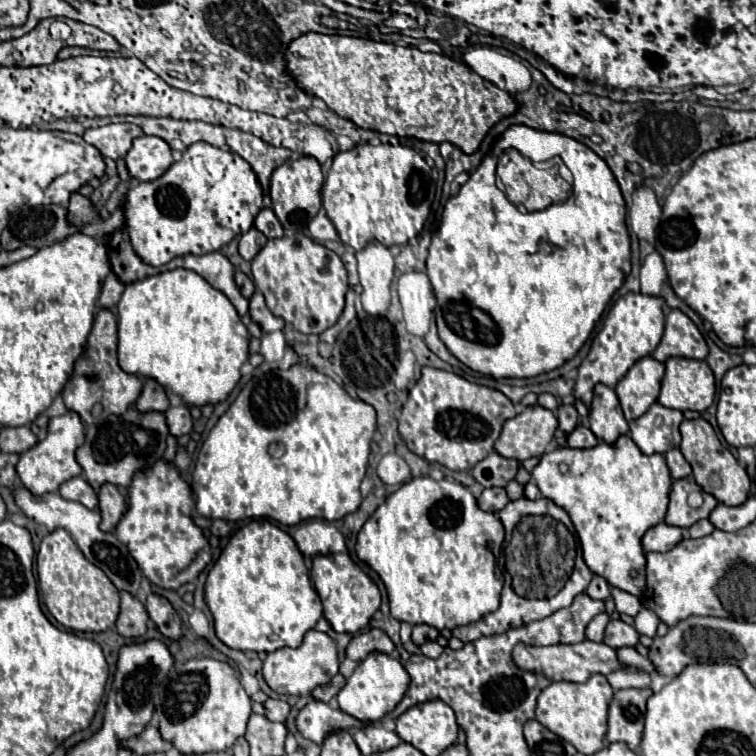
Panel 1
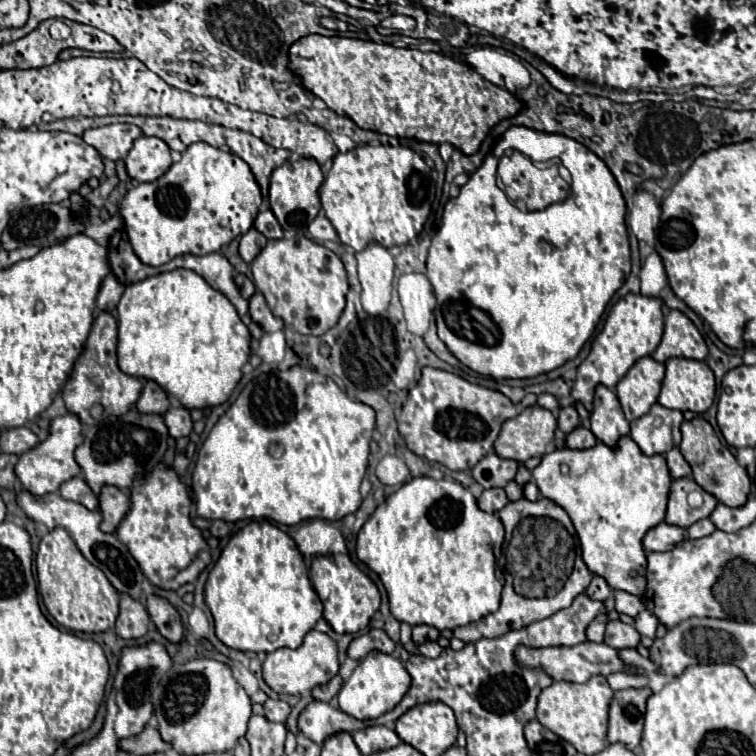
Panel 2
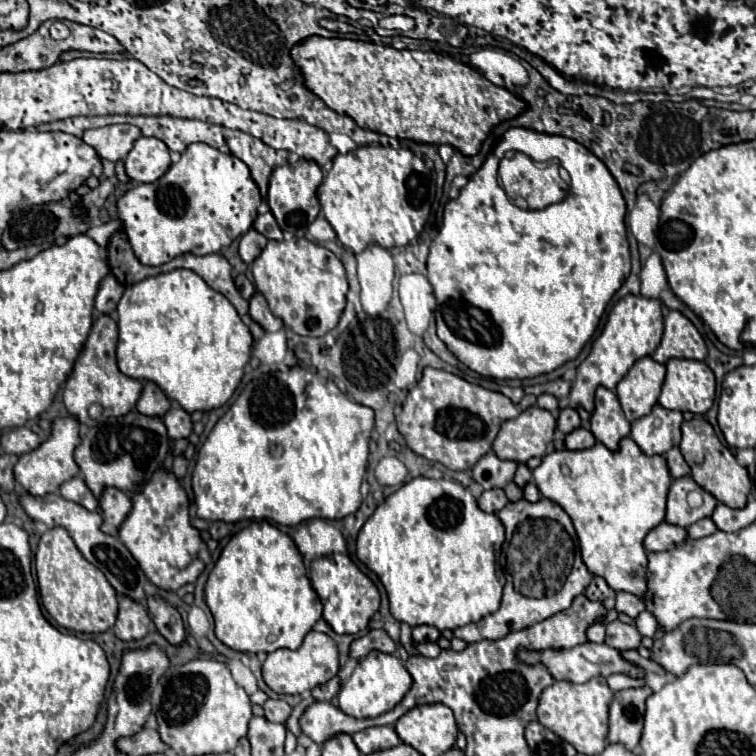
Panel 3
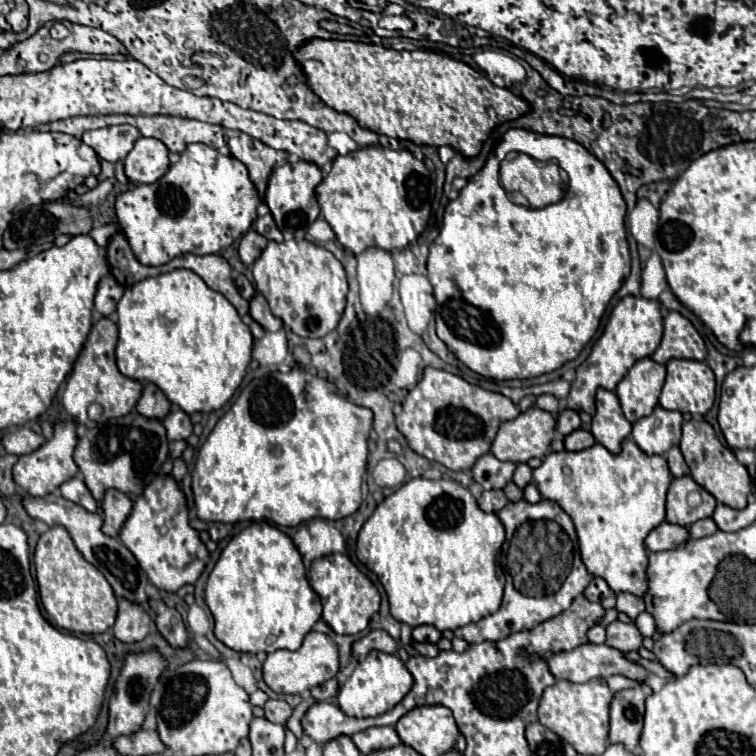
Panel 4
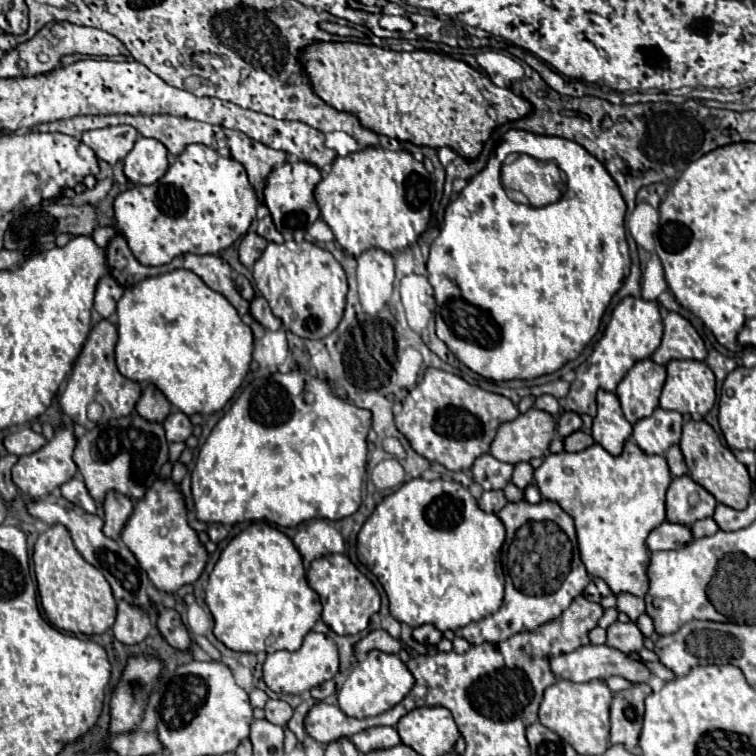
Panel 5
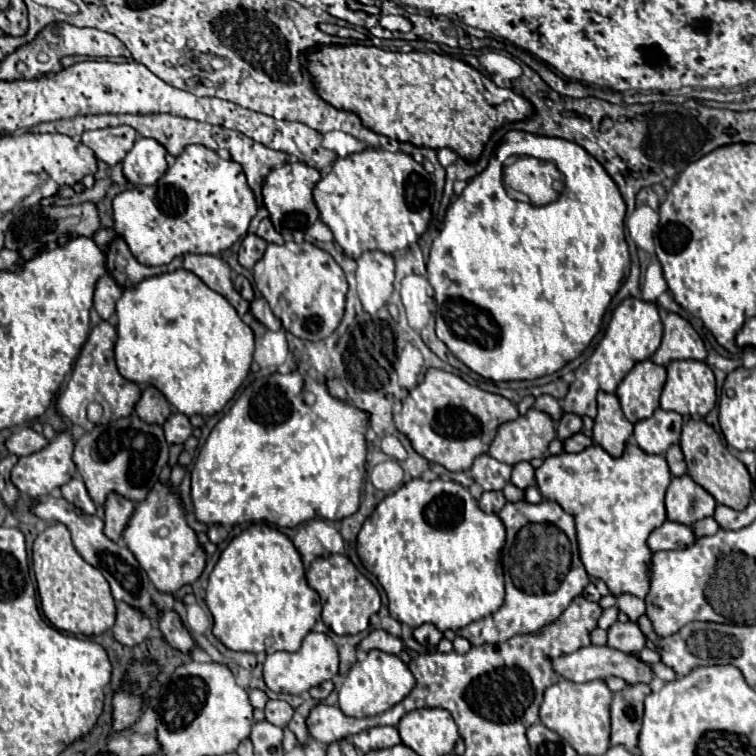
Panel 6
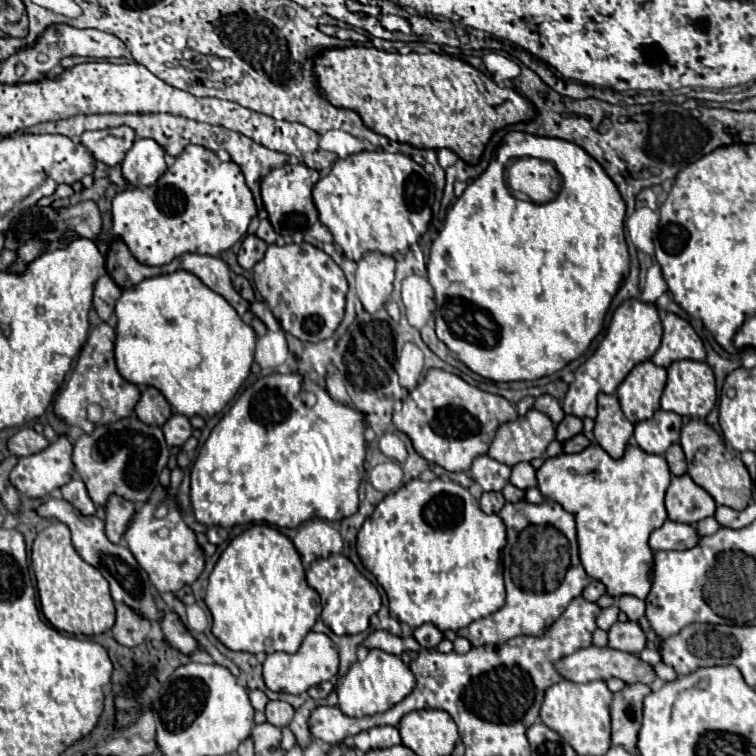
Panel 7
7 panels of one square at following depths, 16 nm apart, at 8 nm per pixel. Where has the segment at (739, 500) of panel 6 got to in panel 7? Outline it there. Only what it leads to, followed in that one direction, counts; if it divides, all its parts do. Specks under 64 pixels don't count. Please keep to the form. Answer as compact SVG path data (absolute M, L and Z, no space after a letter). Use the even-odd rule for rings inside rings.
M692 418L686 426L682 426L680 446L682 446L686 462L688 462L688 474L690 474L690 478L698 486L702 486L716 500L716 504L730 506L734 510L744 510L748 506L750 496L752 496L753 485L752 480L750 480L750 474L748 474L746 466L738 458L734 458L734 456L730 456L726 452L722 438L714 432L712 426L708 426L702 420L694 420ZM698 452L704 454L704 456L700 458Z

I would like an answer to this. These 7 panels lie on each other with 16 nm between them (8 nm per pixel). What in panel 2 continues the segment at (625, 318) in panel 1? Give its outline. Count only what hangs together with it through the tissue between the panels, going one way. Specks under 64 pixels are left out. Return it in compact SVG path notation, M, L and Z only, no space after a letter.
M632 292L626 294L626 298L620 298L608 312L600 334L594 338L590 354L578 366L578 378L572 388L572 404L582 402L586 410L592 410L596 384L606 384L608 388L614 388L636 360L656 350L656 346L662 340L662 332L664 332L664 314L662 314L660 298L632 294Z

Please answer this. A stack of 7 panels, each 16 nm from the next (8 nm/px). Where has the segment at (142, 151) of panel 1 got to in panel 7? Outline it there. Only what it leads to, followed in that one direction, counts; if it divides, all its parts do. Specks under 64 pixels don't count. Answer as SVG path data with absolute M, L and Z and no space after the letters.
M138 138L122 162L122 174L132 186L152 186L166 172L166 150L150 138Z

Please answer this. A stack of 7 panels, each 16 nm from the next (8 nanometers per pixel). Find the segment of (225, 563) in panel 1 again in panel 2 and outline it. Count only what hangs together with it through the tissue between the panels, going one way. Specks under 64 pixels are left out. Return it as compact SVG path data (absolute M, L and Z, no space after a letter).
M252 520L238 530L206 580L206 604L214 616L216 636L234 650L242 652L274 652L278 648L298 648L302 638L322 618L322 604L310 584L304 558L294 540L268 520Z

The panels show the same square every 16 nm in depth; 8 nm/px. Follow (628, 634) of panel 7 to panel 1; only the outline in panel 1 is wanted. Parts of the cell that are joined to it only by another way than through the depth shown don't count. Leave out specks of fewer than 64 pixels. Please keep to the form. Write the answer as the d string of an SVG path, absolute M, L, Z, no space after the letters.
M610 620L606 630L604 630L604 644L612 648L622 648L622 646L636 646L638 644L638 632L628 626L622 620Z

